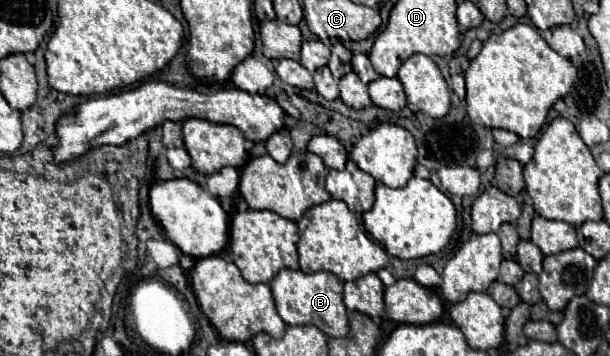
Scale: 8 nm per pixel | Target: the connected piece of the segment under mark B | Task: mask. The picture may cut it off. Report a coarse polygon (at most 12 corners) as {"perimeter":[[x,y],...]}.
{"perimeter":[[282,269],[270,289],[286,325],[348,335],[342,281]]}

